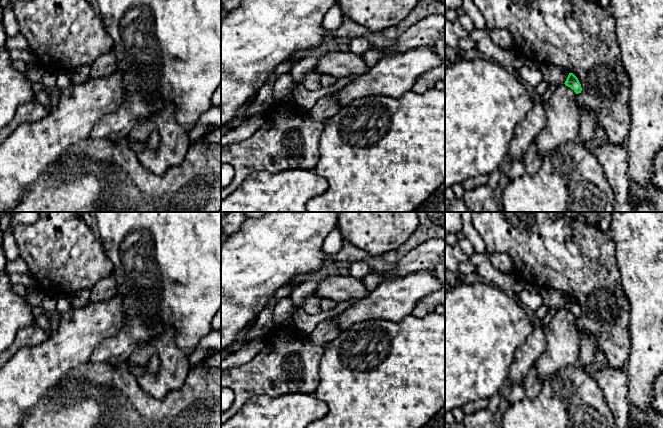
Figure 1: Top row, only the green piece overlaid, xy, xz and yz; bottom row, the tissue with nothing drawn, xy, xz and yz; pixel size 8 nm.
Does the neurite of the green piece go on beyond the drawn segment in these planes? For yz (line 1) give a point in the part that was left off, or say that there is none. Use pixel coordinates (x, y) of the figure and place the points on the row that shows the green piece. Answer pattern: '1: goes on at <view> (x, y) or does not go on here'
1: does not go on here

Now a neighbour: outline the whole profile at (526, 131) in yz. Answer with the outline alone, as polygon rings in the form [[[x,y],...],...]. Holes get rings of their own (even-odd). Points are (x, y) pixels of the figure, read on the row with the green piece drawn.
[[[534,102],[527,116],[516,126],[513,133],[508,147],[510,160],[523,161],[529,146],[535,142],[537,135],[544,128],[546,119],[544,103]]]

